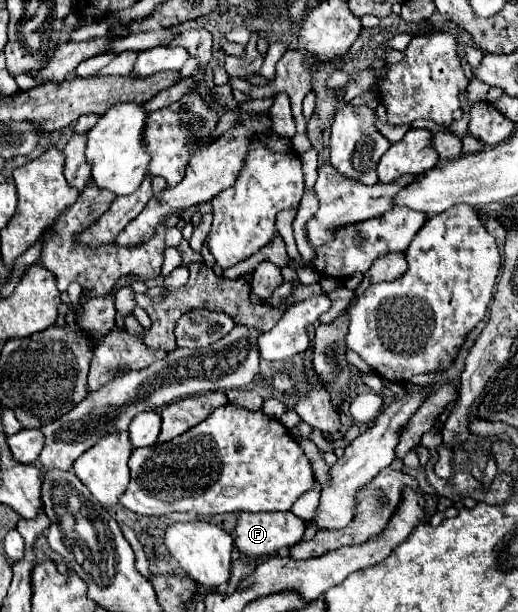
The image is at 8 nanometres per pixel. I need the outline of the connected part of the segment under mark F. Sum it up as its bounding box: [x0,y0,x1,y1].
[234,512,304,560]

